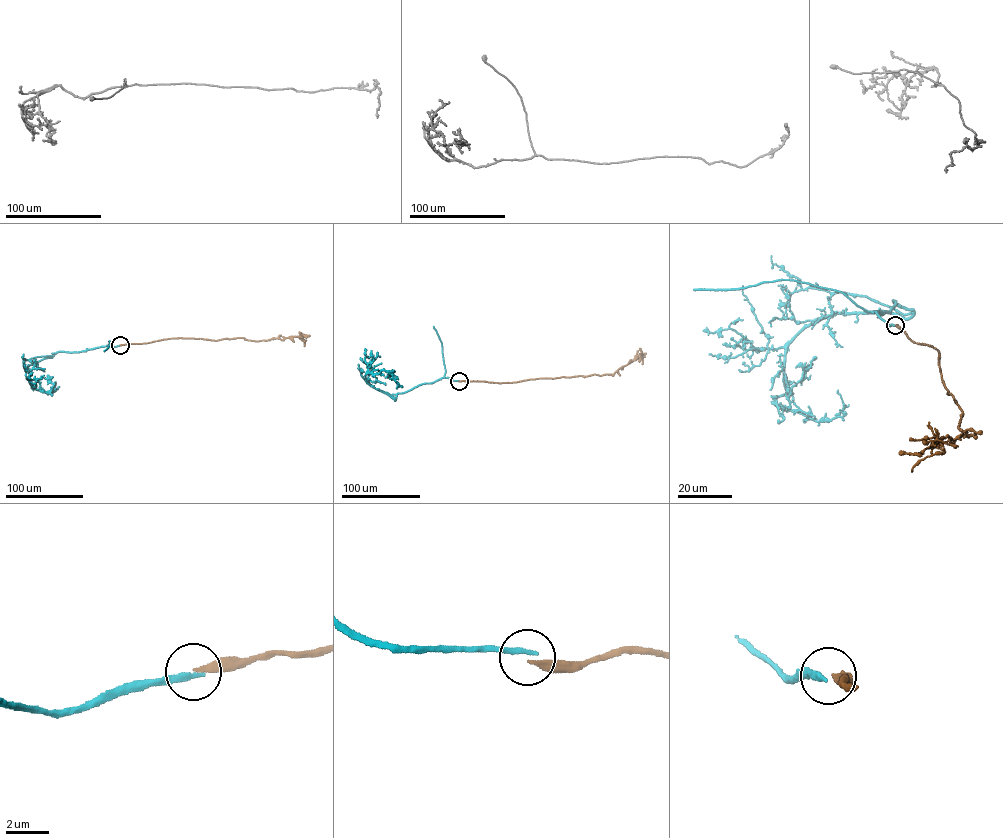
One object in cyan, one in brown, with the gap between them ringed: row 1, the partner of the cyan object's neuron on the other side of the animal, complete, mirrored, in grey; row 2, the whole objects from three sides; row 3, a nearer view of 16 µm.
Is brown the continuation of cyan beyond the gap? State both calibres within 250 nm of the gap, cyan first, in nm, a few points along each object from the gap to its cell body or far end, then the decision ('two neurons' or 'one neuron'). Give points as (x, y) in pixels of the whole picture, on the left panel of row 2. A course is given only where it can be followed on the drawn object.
300/240 nm | cyan via (120, 345), (57, 351), (26, 370), (30, 384), (42, 391), (51, 390), (54, 384), (47, 375) | brown via (120, 345), (177, 338), (282, 340), (301, 334), (304, 346) | two neurons

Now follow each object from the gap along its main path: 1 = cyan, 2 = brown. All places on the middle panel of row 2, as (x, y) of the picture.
1: (458, 381), (443, 377), (397, 393), (395, 400), (370, 386), (365, 375), (394, 371), (387, 378)
2: (458, 381), (514, 382), (613, 374), (634, 360), (639, 361), (641, 353)

